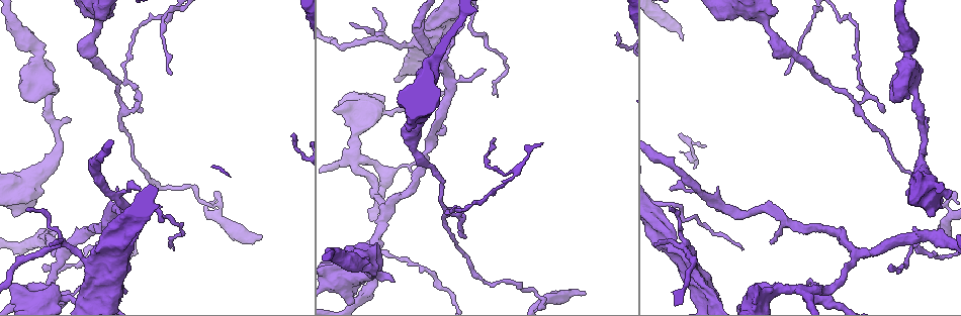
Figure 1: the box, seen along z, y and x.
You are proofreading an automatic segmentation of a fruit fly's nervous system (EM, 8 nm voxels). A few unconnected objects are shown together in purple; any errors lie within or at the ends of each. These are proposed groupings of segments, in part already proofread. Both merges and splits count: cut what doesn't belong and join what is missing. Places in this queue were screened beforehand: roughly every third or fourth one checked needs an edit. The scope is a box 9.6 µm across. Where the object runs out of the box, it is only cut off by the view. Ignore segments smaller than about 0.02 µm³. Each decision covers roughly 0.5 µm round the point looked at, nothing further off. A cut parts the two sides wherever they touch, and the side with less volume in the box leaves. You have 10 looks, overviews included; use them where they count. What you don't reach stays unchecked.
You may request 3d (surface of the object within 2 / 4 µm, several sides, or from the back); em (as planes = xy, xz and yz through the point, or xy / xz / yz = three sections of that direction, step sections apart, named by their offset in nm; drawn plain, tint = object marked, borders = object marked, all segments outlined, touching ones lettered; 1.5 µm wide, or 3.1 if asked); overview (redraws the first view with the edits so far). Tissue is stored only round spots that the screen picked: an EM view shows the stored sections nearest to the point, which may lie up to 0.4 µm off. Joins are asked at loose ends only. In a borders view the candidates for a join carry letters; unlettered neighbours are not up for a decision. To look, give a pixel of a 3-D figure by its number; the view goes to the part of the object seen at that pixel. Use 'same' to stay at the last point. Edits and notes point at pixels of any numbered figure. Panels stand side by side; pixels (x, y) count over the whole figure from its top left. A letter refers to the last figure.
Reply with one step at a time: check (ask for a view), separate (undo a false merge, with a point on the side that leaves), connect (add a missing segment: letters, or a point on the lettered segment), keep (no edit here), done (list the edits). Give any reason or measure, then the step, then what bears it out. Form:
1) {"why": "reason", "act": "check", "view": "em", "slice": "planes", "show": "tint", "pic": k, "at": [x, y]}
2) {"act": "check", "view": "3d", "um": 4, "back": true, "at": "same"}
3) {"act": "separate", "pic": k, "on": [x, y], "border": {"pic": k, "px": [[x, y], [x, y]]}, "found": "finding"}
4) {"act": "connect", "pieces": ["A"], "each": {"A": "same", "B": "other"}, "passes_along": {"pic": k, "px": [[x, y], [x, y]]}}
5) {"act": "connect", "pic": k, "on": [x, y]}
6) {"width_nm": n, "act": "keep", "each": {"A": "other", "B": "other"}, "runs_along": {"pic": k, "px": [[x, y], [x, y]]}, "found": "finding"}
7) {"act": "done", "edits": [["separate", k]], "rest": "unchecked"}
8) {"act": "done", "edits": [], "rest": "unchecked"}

{"why": "arms run side by side", "act": "check", "view": "3d", "um": 2, "pic": 1, "at": [355, 159]}

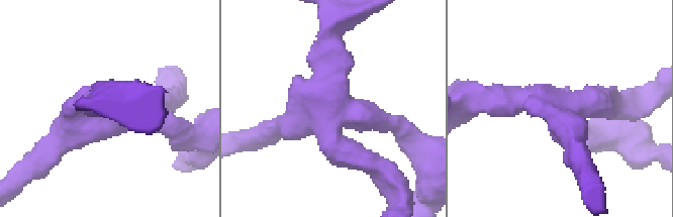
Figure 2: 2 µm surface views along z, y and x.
{"arms": 4, "act": "check", "view": "em", "slice": "planes", "show": "tint", "pic": 2, "at": [333, 117]}

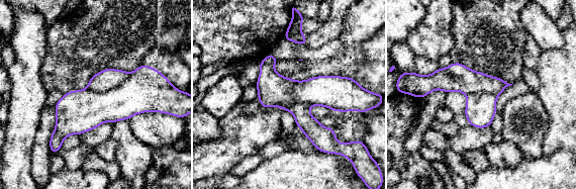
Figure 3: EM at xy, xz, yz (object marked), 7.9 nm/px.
{"why": "what lies round it", "act": "check", "view": "em", "slice": "planes", "show": "borders", "at": "same"}

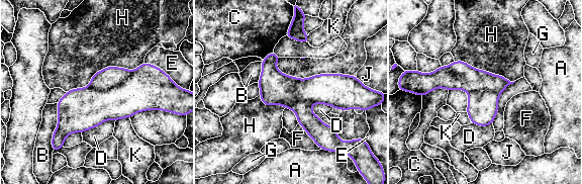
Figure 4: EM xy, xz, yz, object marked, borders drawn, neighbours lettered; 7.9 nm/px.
{"width_nm": 260, "act": "separate", "pic": 4, "on": [88, 108], "each": {"A": "other", "B": "other", "C": "other", "D": "other", "E": "other", "F": "other", "G": "other", "H": "other", "J": "other", "K": "other"}, "border": {"pic": 4, "px": [[131, 71], [108, 89], [89, 87]]}, "found": "two neurons meet here"}

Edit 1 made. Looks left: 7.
{"act": "check", "view": "overview"}

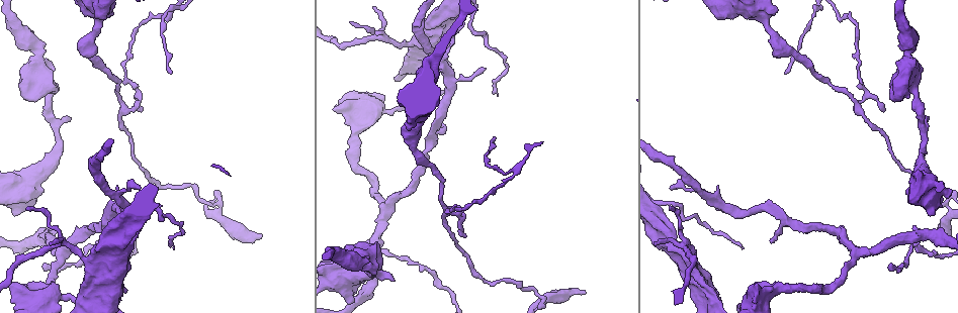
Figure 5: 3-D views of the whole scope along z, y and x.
{"act": "check", "view": "3d", "um": 4, "pic": 5, "at": [125, 109]}

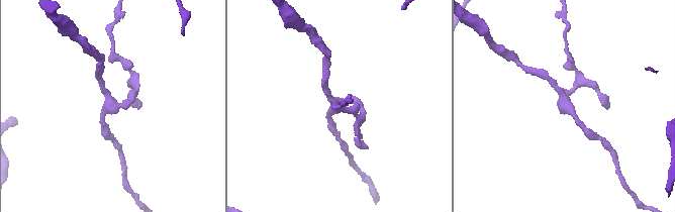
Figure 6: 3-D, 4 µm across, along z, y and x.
{"why": "now the EM", "act": "check", "view": "em", "slice": "xy", "step": 8, "show": "tint", "pic": 6, "at": [111, 105]}

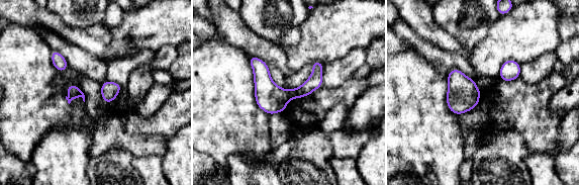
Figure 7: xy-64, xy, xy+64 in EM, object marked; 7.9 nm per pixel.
{"why": "see the neighbours", "act": "check", "view": "em", "slice": "xy", "step": 8, "show": "borders", "at": "same"}

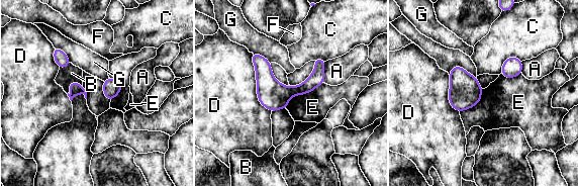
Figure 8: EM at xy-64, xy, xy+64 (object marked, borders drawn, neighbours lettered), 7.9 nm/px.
{"longest_contact_nm": ["D", 500], "act": "separate", "pic": 8, "on": [272, 94], "each": {"A": "other", "B": "other", "C": "other", "D": "other", "E": "other", "F": "other", "G": "other"}, "border": {"pic": 8, "px": [[289, 87], [292, 95]]}, "found": "a second neuron is stuck on"}

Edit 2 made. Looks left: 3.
{"why": "see it whole again", "act": "check", "view": "overview"}

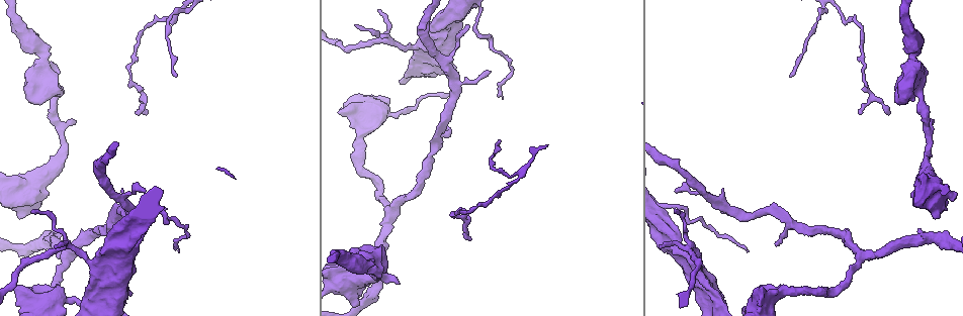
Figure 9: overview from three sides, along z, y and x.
{"why": "thin neck", "act": "check", "view": "em", "slice": "xy", "step": 8, "show": "borders", "pic": 9, "at": [41, 53]}

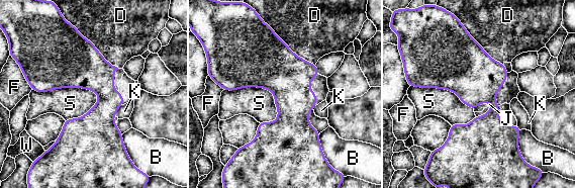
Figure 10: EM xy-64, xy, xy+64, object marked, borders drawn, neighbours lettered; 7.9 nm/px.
{"act": "keep", "each": {"B": "other", "D": "other", "F": "other", "J": "other", "K": "other", "S": "other", "W": "other"}, "border": {"pic": 10, "px": [[492, 103], [486, 112], [476, 116]]}, "found": "continuous, no second neuron"}

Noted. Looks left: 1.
{"act": "done", "edits": [["separate", 4], ["separate", 8]], "rest": "unchecked"}

